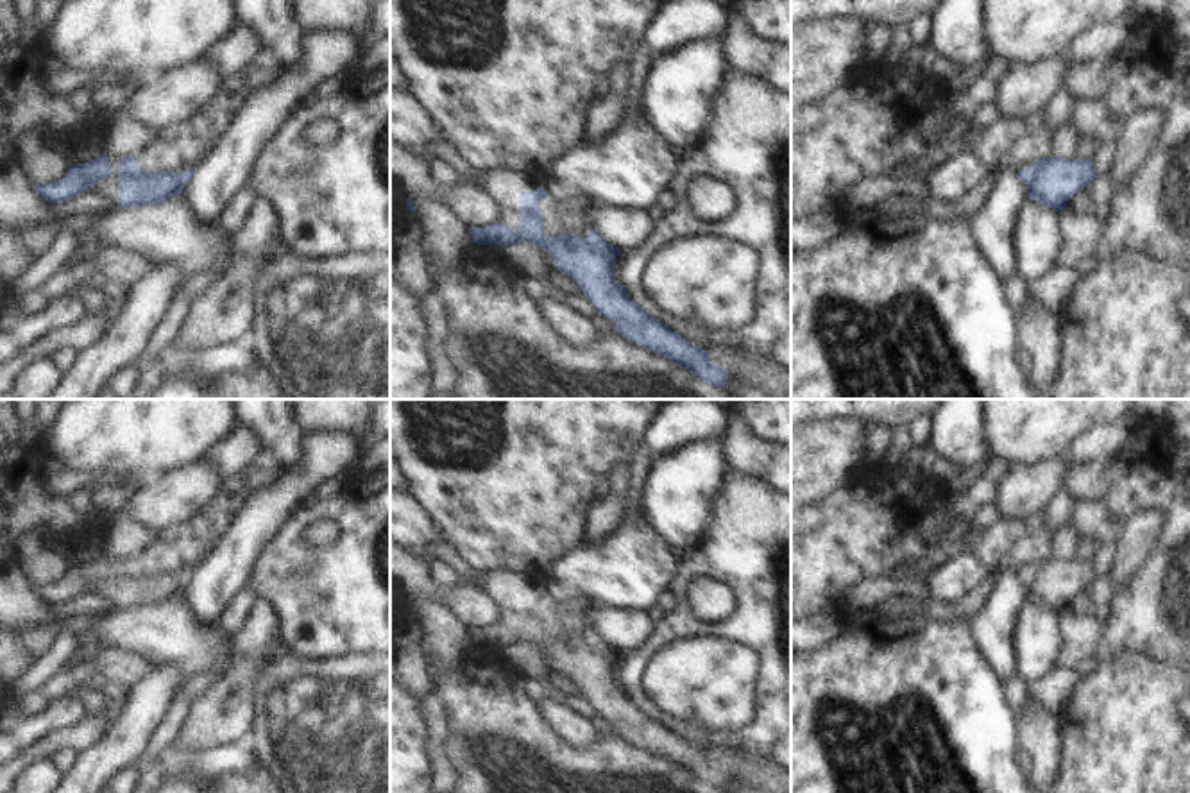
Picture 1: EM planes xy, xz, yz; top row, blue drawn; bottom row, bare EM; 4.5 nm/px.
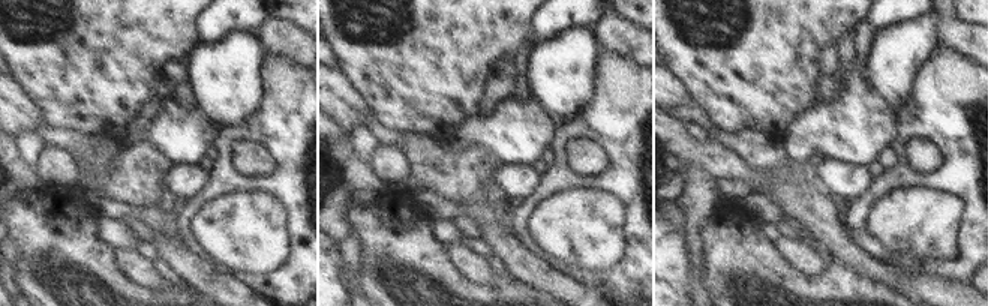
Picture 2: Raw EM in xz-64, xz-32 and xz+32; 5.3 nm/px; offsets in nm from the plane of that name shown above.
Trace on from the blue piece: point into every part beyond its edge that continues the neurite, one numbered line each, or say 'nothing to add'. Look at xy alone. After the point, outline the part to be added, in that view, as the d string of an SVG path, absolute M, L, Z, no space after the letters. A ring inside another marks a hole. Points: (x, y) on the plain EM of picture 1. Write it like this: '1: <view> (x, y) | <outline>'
nothing to add

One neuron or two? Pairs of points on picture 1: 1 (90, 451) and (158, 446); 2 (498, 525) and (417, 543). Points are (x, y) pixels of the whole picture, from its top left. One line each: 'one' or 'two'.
1: one
2: two

